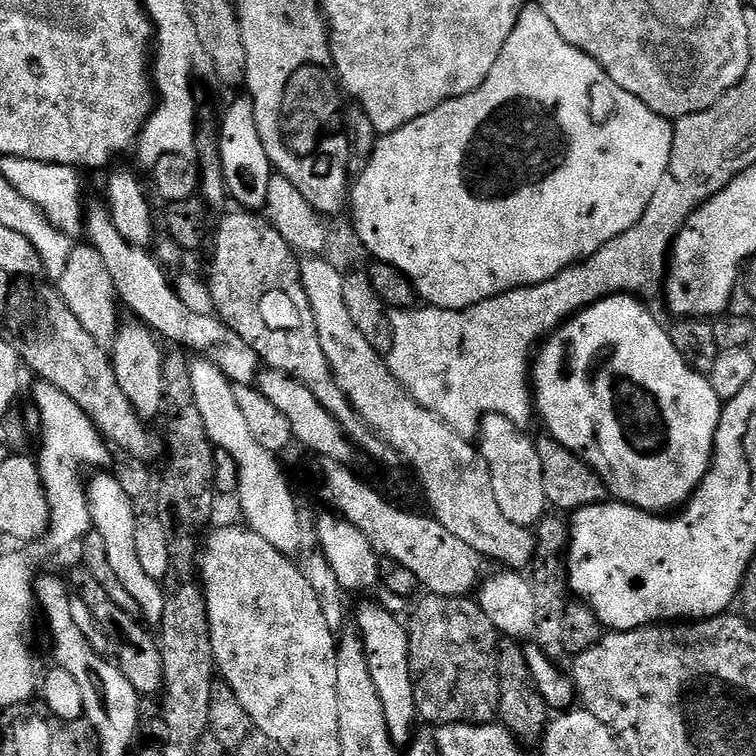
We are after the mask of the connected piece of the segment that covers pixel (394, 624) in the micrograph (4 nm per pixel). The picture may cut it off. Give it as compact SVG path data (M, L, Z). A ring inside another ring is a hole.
M374 602L362 603L356 612L356 630L363 642L364 656L367 659L367 669L370 672L374 688L378 692L378 698L382 702L382 714L386 716L386 726L392 743L397 746L407 746L414 739L412 727L418 724L416 715L416 703L414 702L414 690L409 674L409 640L405 625L384 607Z

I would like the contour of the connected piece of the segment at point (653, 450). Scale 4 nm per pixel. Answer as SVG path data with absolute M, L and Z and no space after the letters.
M631 294L623 296L607 296L605 300L594 302L589 308L584 308L568 320L565 320L555 332L551 333L539 345L534 359L530 364L530 380L534 385L534 408L544 419L548 427L547 435L557 440L567 452L579 456L597 472L608 487L609 493L617 501L633 504L643 512L653 514L668 514L688 503L690 497L696 493L698 485L704 481L708 467L712 465L712 449L716 445L716 431L720 421L722 402L718 394L714 394L711 379L705 373L696 372L688 364L678 350L674 350L674 342L667 327L663 328L652 317L648 308L643 308L641 301Z

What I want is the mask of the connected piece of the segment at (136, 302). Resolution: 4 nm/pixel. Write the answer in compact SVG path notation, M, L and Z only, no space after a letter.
M103 203L87 209L82 220L82 228L86 233L87 243L102 256L106 262L106 271L110 274L110 282L114 282L119 303L133 312L137 321L143 322L152 329L157 337L165 336L178 344L185 344L197 357L209 360L218 368L233 385L248 386L255 381L262 368L262 361L234 330L230 330L215 315L203 316L199 312L187 309L177 295L175 287L168 282L161 261L145 248L138 248L126 242L122 234L118 234L118 226L114 226L112 215Z

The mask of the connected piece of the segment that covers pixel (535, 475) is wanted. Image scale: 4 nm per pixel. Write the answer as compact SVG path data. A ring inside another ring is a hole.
M485 416L480 422L478 447L480 457L490 470L490 482L494 482L494 498L498 498L498 510L514 526L535 529L546 516L550 505L542 486L542 462L538 458L533 437L524 436L516 424L501 416Z

